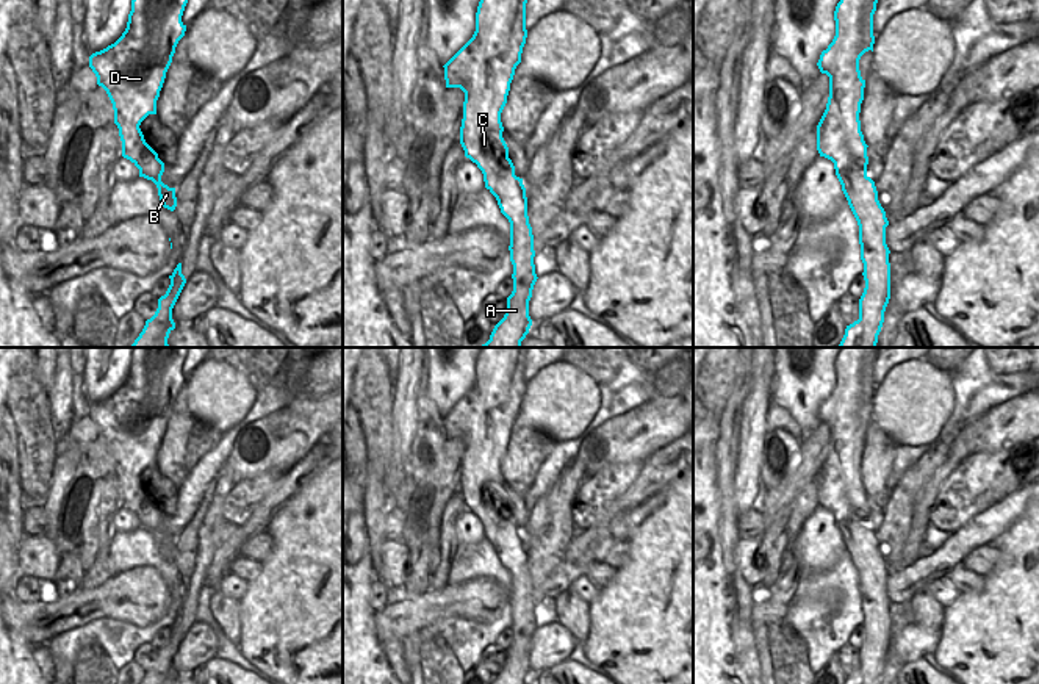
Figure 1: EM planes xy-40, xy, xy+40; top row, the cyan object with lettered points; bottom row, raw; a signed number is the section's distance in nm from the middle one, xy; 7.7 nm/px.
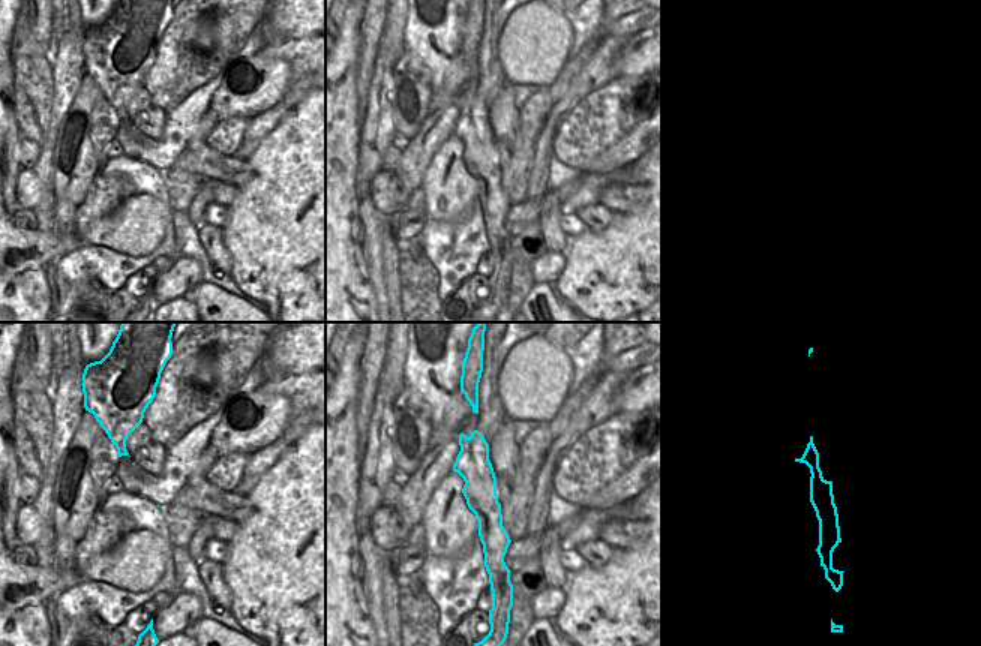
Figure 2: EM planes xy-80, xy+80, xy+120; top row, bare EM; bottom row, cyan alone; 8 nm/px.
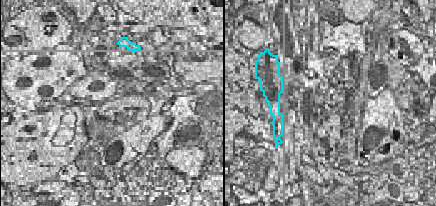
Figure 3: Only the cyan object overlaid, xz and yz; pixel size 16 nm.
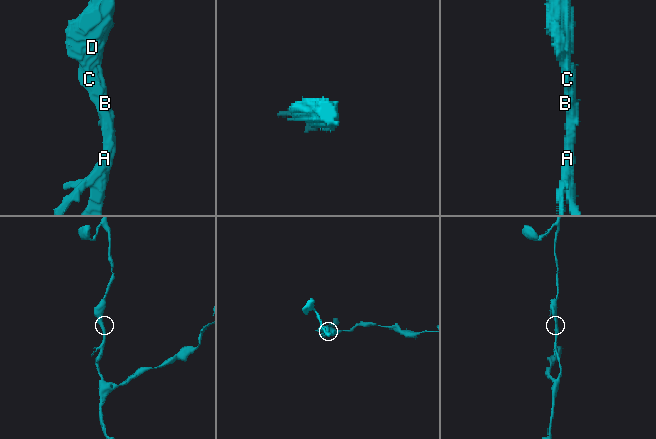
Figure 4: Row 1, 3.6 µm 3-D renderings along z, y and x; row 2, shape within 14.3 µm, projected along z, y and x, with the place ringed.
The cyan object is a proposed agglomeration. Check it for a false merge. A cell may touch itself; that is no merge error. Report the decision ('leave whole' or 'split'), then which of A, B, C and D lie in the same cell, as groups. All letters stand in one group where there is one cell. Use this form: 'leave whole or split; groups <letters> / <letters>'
leave whole; groups A B C D

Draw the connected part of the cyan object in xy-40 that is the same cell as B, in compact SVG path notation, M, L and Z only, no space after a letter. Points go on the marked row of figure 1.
M131 0L122 36L89 56L97 85L113 103L122 157L139 169L139 177L156 185L163 207L171 211L177 207L175 188L161 182L164 163L146 142L139 125L149 114L156 114L166 72L186 31L182 22L186 3L188 0Z

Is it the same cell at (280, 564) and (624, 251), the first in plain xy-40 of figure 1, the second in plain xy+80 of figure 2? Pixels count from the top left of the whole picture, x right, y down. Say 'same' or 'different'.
same

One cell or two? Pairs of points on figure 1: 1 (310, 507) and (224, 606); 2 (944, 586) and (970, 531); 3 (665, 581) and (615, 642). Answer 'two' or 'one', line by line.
1: two
2: two
3: one

